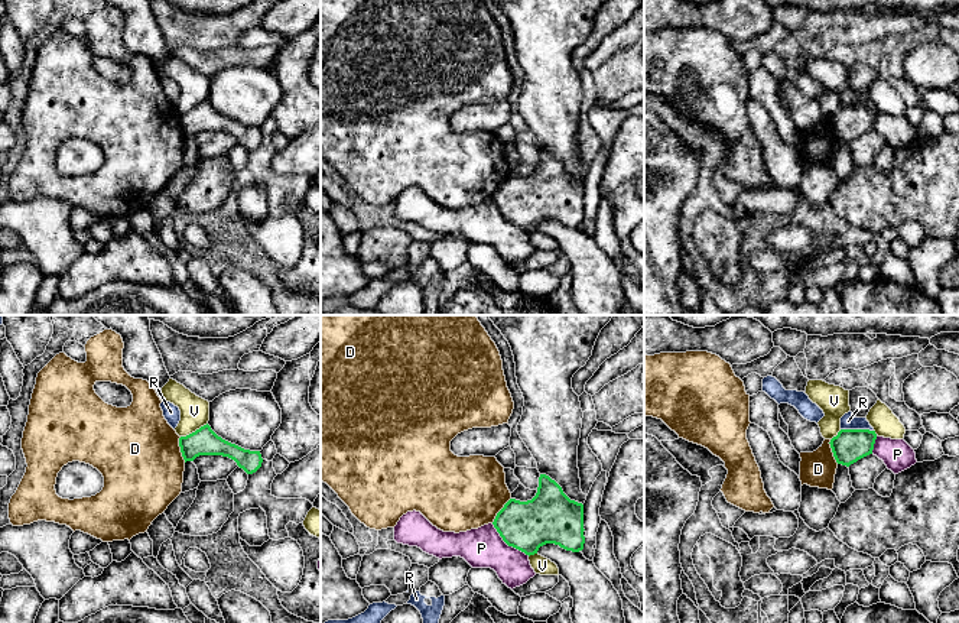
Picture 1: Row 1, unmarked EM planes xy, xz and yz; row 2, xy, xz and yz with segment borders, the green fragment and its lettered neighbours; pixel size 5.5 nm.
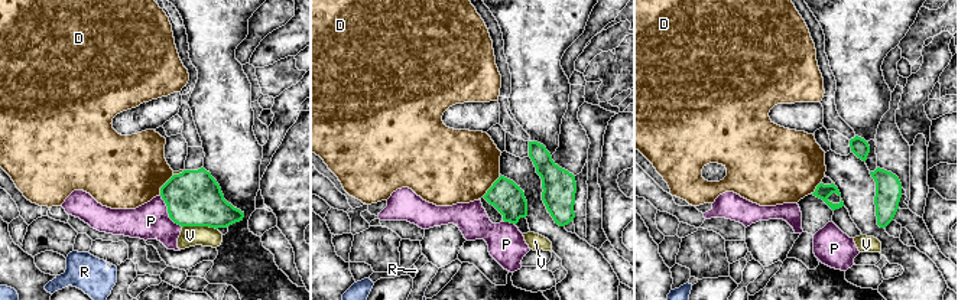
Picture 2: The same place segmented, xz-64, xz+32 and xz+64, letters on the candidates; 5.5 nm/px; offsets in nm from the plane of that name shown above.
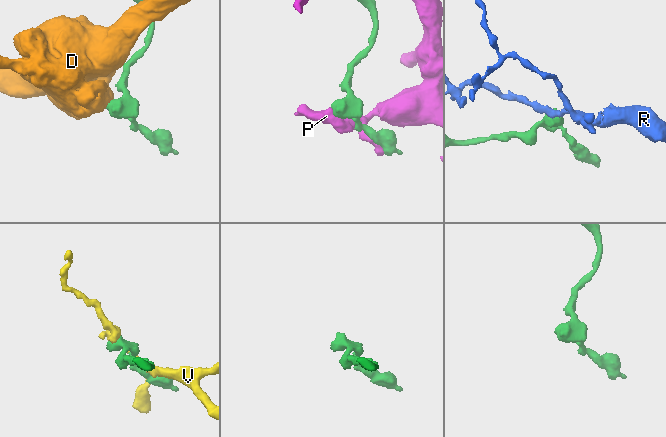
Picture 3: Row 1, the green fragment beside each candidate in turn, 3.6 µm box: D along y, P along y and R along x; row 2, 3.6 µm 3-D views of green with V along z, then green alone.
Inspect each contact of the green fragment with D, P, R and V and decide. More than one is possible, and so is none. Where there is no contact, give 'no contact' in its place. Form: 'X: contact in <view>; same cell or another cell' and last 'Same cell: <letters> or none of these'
D: contact in xy; another cell
P: contact in xz; another cell
R: contact in yz; another cell
V: contact in xy; another cell
Same cell: none of these

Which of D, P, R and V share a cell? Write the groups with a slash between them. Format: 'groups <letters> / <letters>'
groups D / P / R / V

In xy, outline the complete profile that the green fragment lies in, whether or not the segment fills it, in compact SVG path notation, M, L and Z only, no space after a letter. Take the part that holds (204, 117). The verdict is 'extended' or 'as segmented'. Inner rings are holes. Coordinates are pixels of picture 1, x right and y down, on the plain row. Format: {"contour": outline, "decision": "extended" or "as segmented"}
{"contour": "M208 100L186 113L181 113L179 123L185 139L194 137L199 132L222 132L234 136L247 150L256 149L263 139L260 127L244 126L222 116Z", "decision": "as segmented"}

